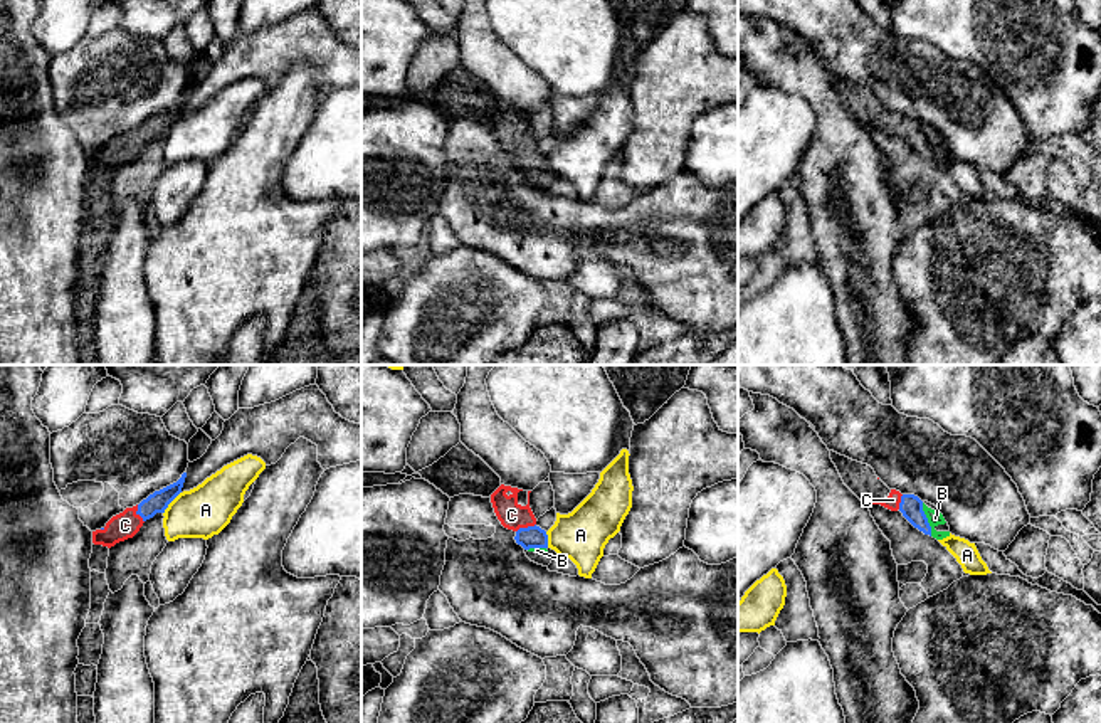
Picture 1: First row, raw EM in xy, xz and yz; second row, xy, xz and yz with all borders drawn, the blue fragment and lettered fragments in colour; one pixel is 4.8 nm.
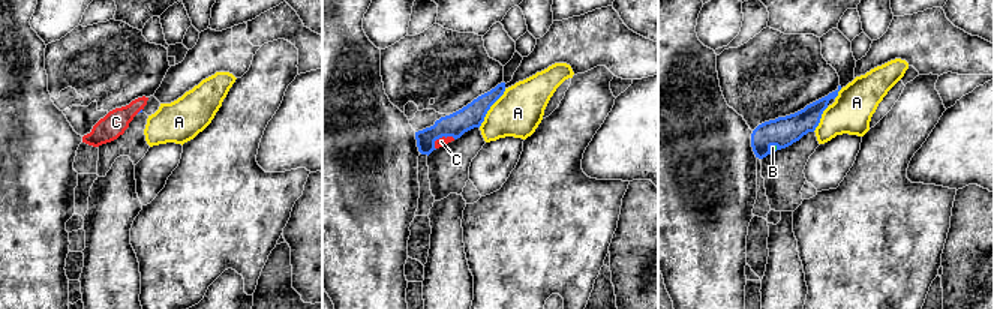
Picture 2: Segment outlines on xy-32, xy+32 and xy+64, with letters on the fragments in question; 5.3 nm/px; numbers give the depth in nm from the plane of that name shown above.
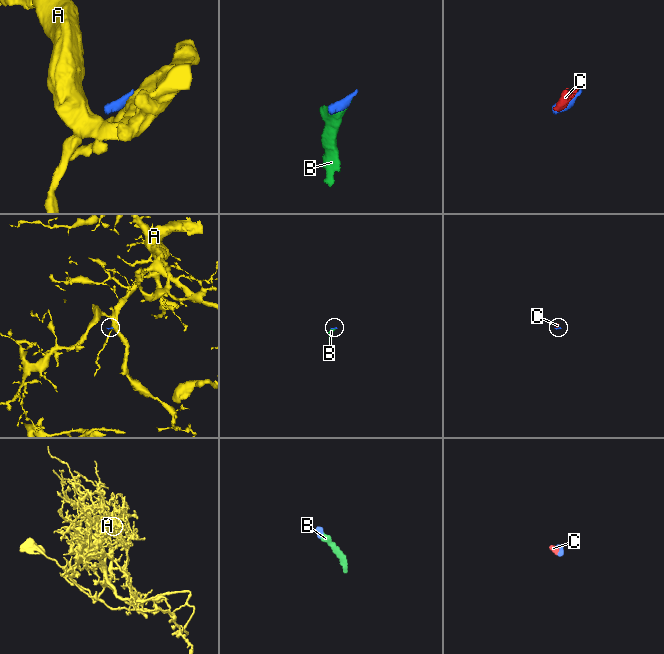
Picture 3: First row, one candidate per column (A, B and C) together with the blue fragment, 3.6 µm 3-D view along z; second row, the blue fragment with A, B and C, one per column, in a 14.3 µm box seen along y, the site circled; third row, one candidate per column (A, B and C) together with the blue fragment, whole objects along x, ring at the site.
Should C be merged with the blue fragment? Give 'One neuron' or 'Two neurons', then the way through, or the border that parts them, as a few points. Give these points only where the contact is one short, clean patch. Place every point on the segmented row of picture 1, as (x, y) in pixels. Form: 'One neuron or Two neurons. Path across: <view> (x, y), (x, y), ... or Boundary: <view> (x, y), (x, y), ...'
One neuron. Path across: xz (533, 537), (525, 528), (511, 515)

